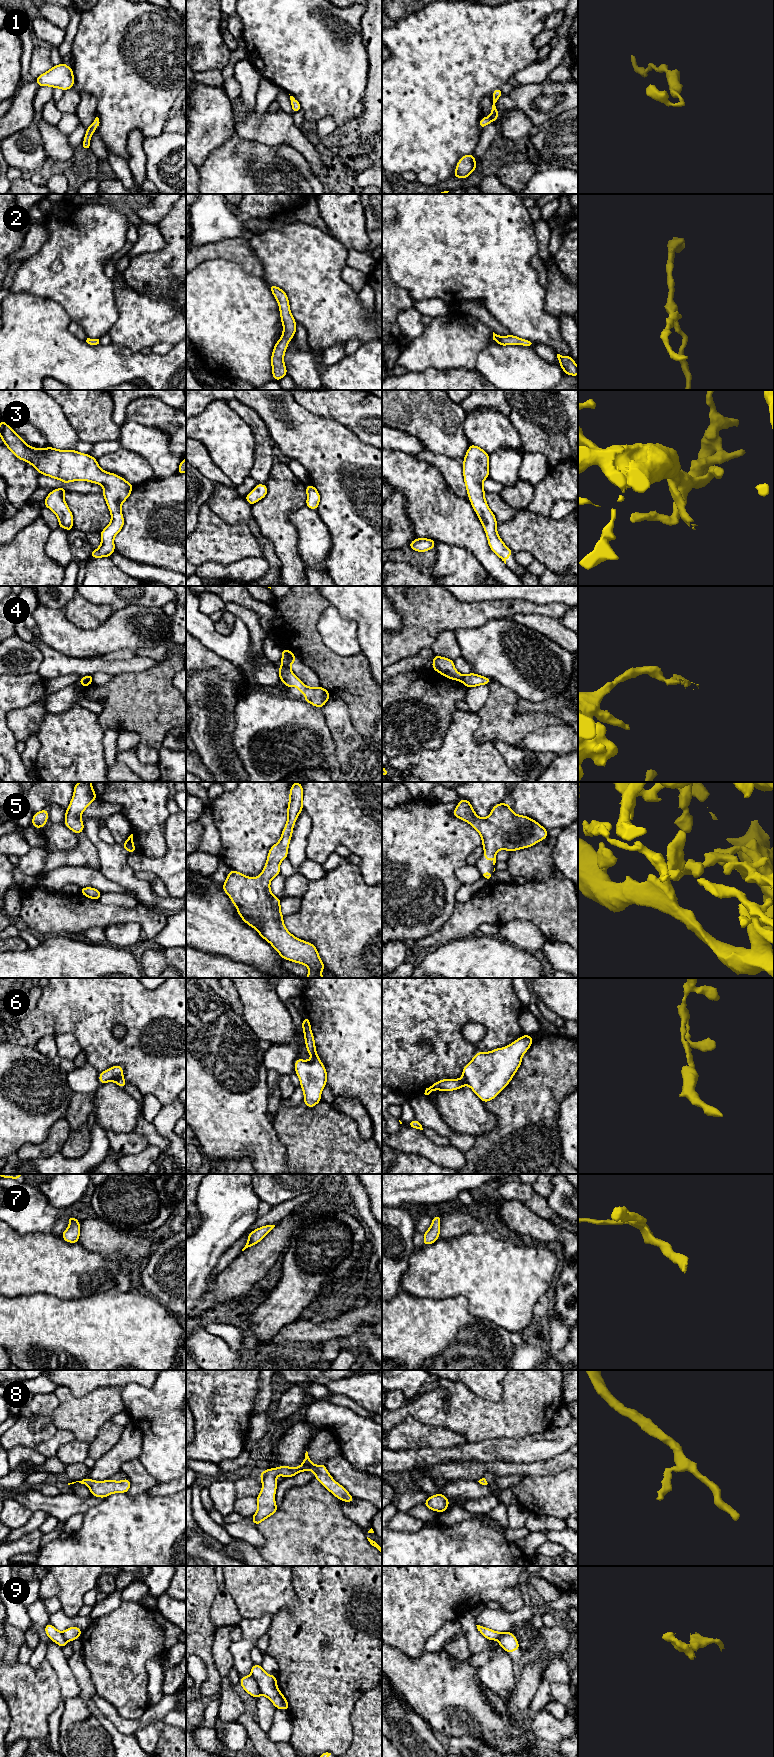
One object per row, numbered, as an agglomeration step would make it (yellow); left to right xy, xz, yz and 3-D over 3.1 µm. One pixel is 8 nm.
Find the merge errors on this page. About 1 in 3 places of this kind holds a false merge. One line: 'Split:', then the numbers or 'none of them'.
Split: 4, 9

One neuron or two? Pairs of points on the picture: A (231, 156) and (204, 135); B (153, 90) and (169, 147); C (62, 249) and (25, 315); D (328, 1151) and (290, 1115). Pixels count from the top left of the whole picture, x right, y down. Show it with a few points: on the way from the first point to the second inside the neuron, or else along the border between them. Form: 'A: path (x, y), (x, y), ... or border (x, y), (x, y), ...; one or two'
A: border (235, 131), (220, 146), (214, 148), (202, 162); two
B: border (163, 132), (155, 136), (145, 137); two
C: border (13, 292), (32, 293), (49, 298), (58, 304); two
D: path (319, 1142), (299, 1124); one

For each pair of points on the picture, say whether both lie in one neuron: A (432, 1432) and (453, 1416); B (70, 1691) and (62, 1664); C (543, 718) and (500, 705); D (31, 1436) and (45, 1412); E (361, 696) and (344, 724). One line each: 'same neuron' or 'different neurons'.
A: different neurons
B: same neuron
C: same neuron
D: same neuron
E: different neurons

